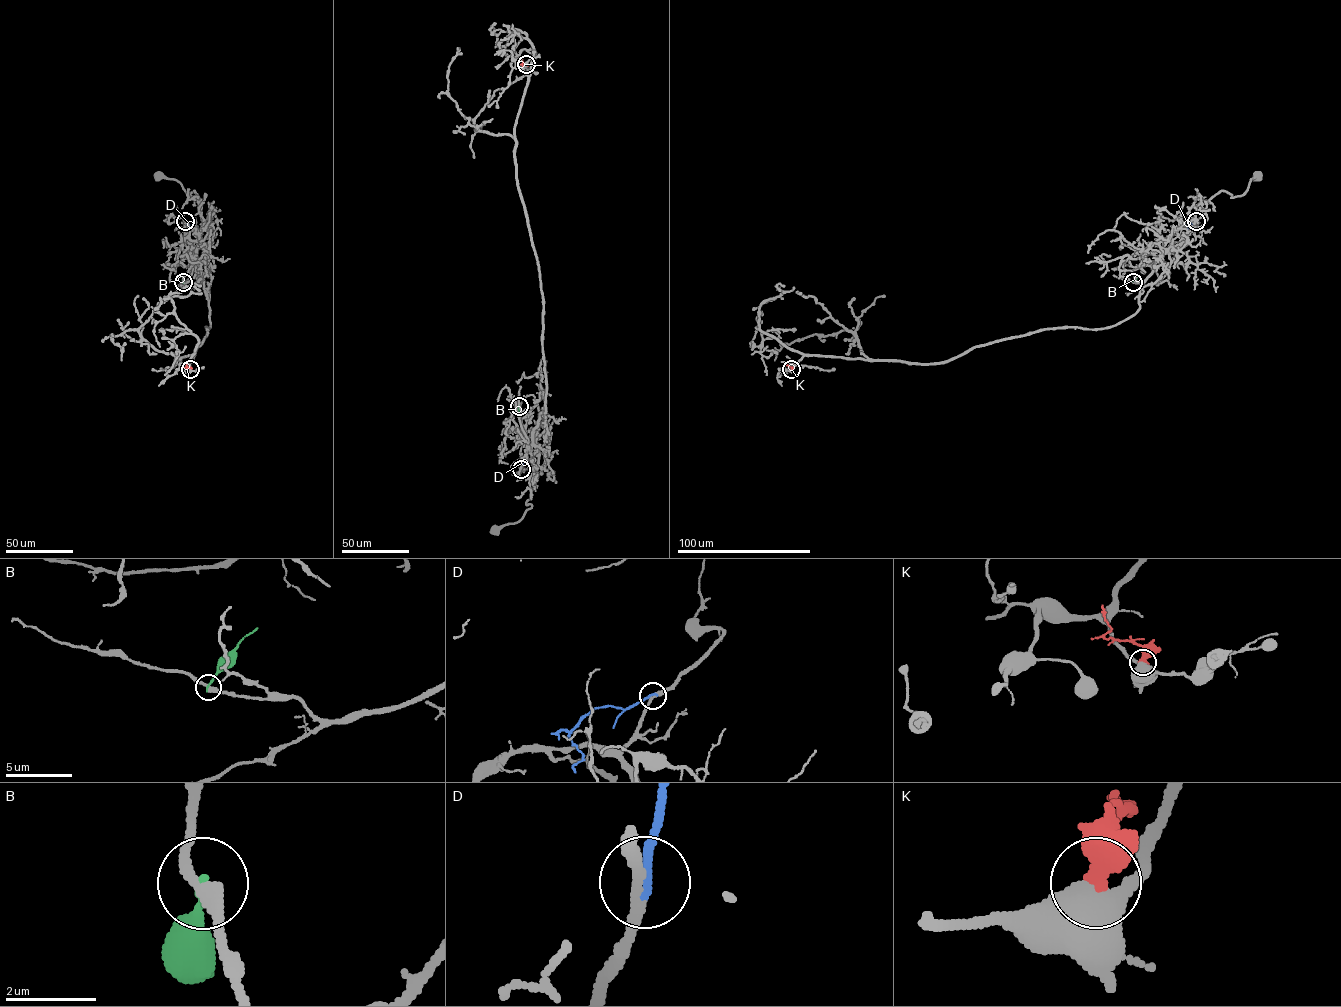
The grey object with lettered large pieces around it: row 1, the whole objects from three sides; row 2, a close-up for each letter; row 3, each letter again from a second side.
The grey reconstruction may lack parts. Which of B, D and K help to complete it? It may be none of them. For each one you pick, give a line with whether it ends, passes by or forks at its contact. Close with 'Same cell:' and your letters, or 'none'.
D: It ends there
Same cell: D

